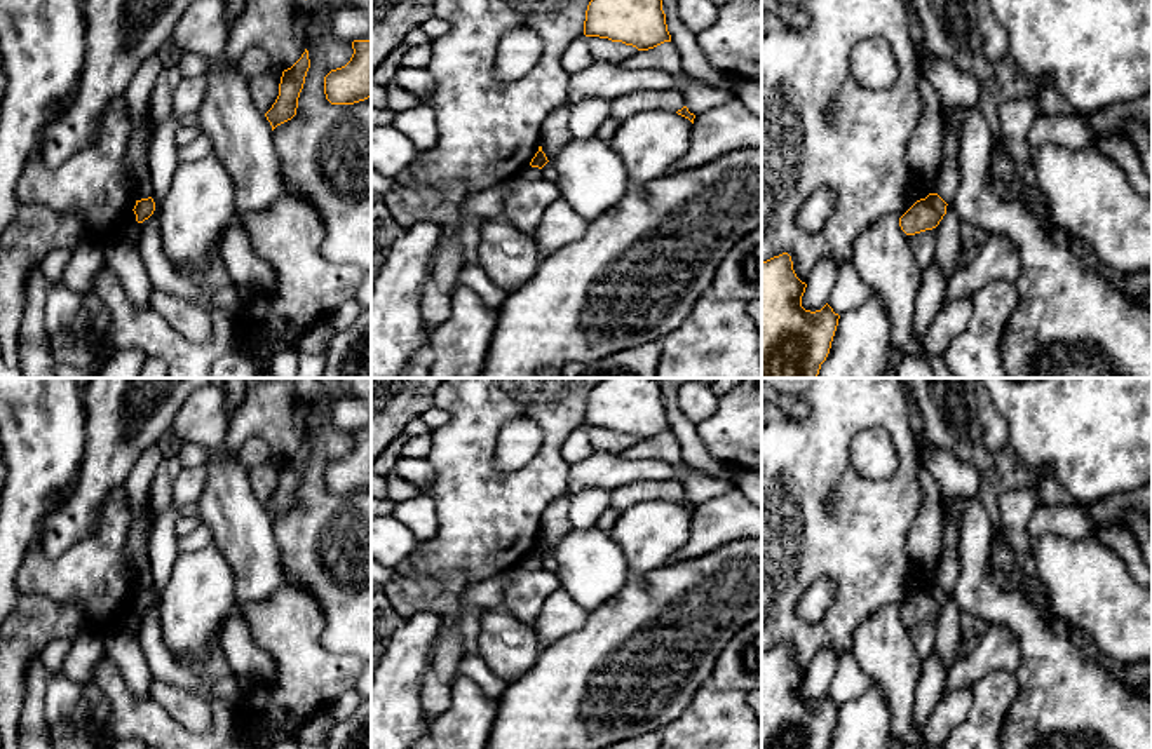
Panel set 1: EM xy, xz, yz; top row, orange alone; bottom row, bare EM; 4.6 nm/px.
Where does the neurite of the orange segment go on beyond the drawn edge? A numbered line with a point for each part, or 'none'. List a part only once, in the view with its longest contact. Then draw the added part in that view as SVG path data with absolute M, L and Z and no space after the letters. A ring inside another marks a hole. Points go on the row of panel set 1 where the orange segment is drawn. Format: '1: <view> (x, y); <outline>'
none

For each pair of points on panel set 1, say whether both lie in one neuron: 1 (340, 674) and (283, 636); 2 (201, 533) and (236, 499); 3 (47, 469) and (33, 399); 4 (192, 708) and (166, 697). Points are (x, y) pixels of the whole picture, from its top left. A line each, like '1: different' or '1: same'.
1: same
2: different
3: same
4: same

